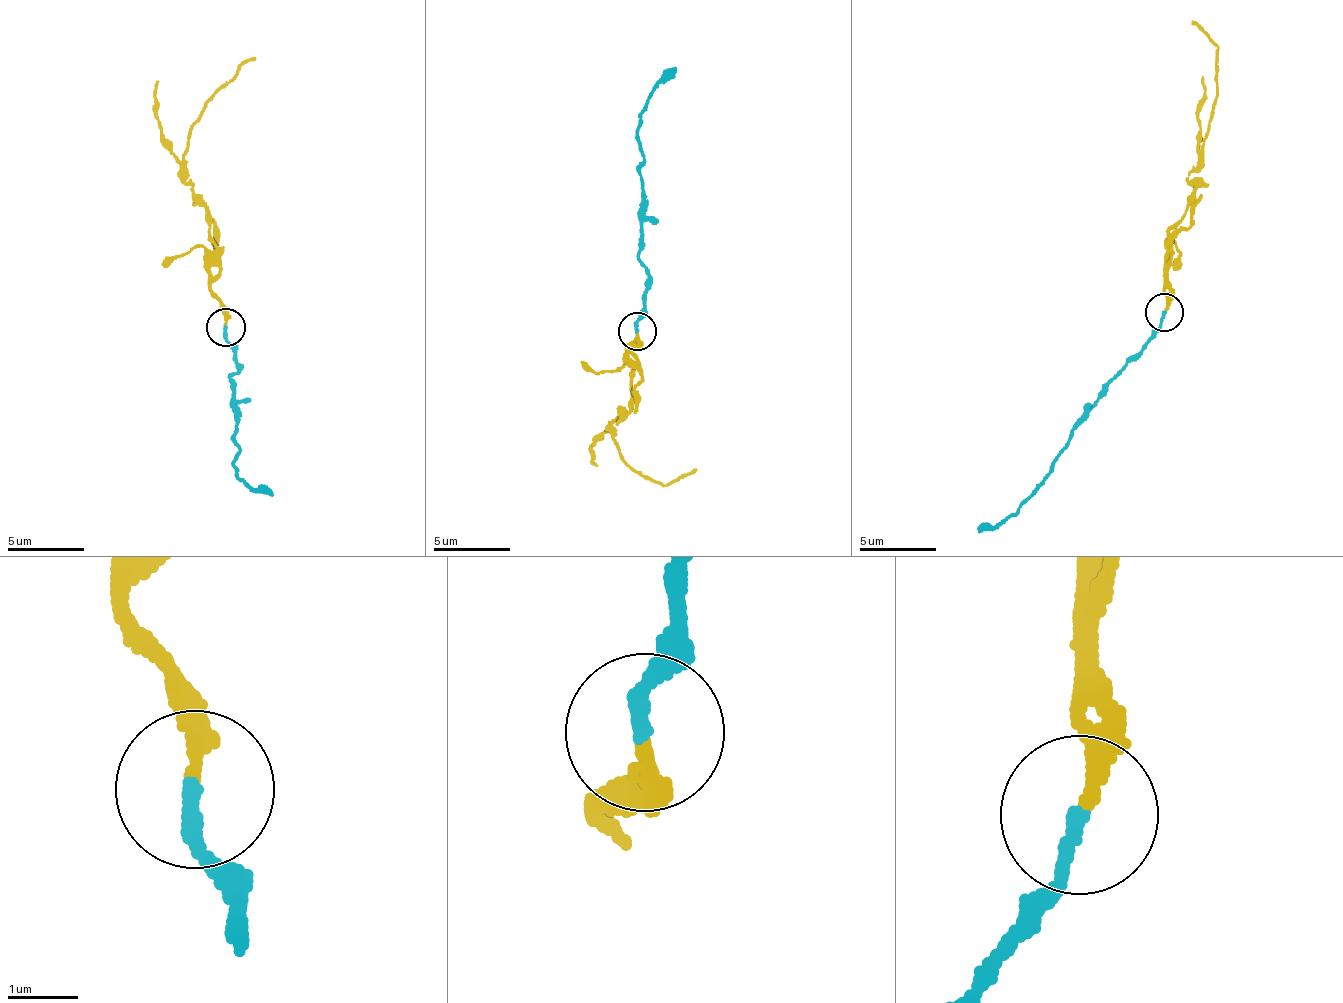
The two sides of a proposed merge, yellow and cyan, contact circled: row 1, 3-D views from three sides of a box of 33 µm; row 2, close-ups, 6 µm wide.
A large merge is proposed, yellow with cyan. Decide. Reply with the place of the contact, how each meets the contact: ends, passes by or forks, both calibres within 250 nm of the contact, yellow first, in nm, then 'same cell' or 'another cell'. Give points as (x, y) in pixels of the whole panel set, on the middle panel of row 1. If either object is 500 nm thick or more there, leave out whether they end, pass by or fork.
at (637, 331); yellow ends there; cyan ends there; 200 nm thick on the yellow side, 220 nm on the other; another cell

